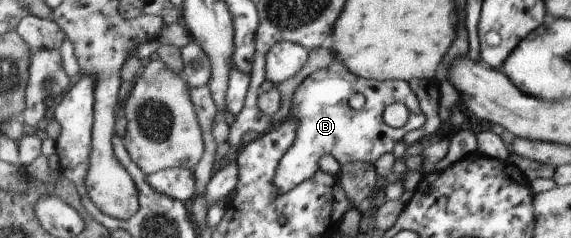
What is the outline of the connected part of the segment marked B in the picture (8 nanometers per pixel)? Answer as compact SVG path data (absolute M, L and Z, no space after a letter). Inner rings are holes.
M336 59L327 67L317 69L306 76L294 89L290 105L289 111L294 113L299 135L275 168L274 186L277 194L286 193L298 183L310 179L318 170L318 159L322 155L334 157L341 168L352 161L373 165L380 155L392 152L396 142L405 133L422 127L425 120L418 99L406 81L374 81L356 77ZM353 92L364 97L364 104L358 110L348 106L348 97ZM391 103L402 103L409 109L409 116L402 127L391 128L381 118L382 111Z

